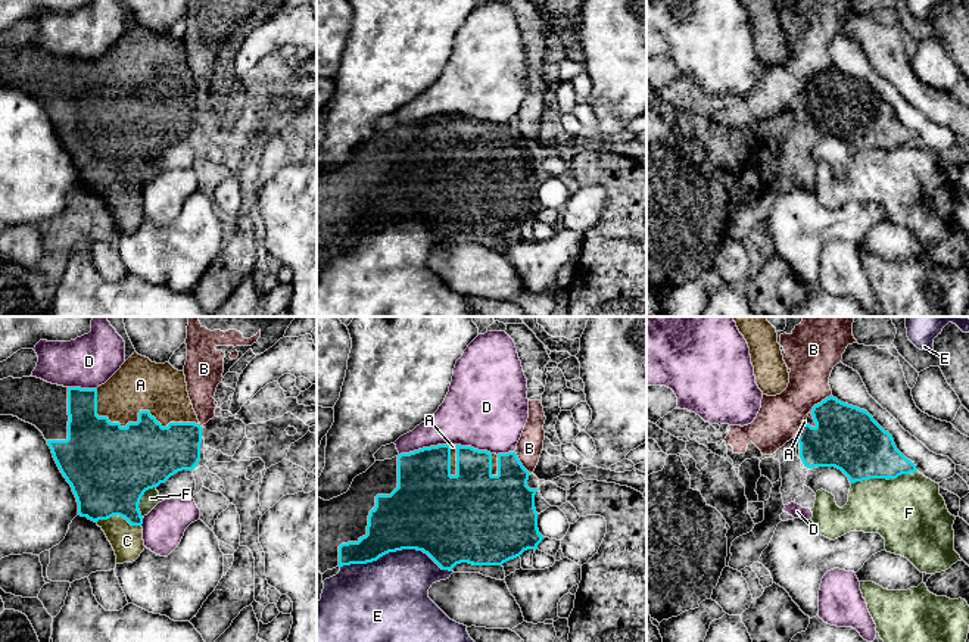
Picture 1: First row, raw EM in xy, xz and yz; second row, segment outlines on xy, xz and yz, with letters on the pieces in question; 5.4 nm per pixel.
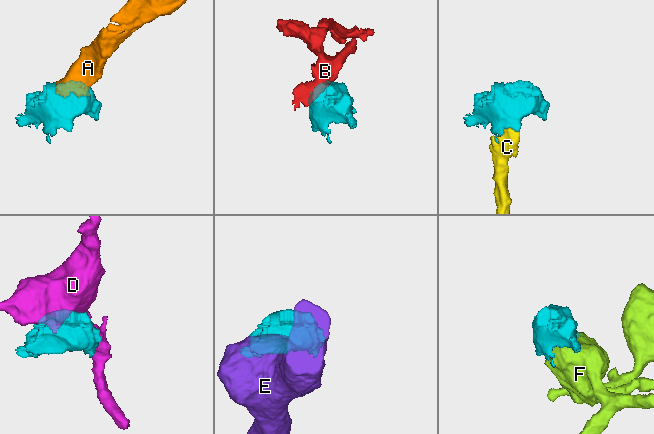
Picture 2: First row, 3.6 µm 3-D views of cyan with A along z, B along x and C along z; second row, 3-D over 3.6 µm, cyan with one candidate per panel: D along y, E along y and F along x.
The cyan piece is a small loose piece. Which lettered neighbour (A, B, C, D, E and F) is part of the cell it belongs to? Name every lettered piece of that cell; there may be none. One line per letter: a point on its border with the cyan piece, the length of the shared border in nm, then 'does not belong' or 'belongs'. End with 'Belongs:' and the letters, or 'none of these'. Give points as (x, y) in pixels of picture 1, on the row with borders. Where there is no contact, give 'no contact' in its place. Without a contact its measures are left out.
A: xy (139, 418) | 600 nm | belongs
B: xz (520, 463) | 160 nm | does not belong
C: xy (118, 514) | 240 nm | belongs
D: xz (424, 448) | 280 nm | does not belong
E: xz (396, 549) | 600 nm | does not belong
F: yz (884, 477) | 360 nm | does not belong
Belongs: A, C

